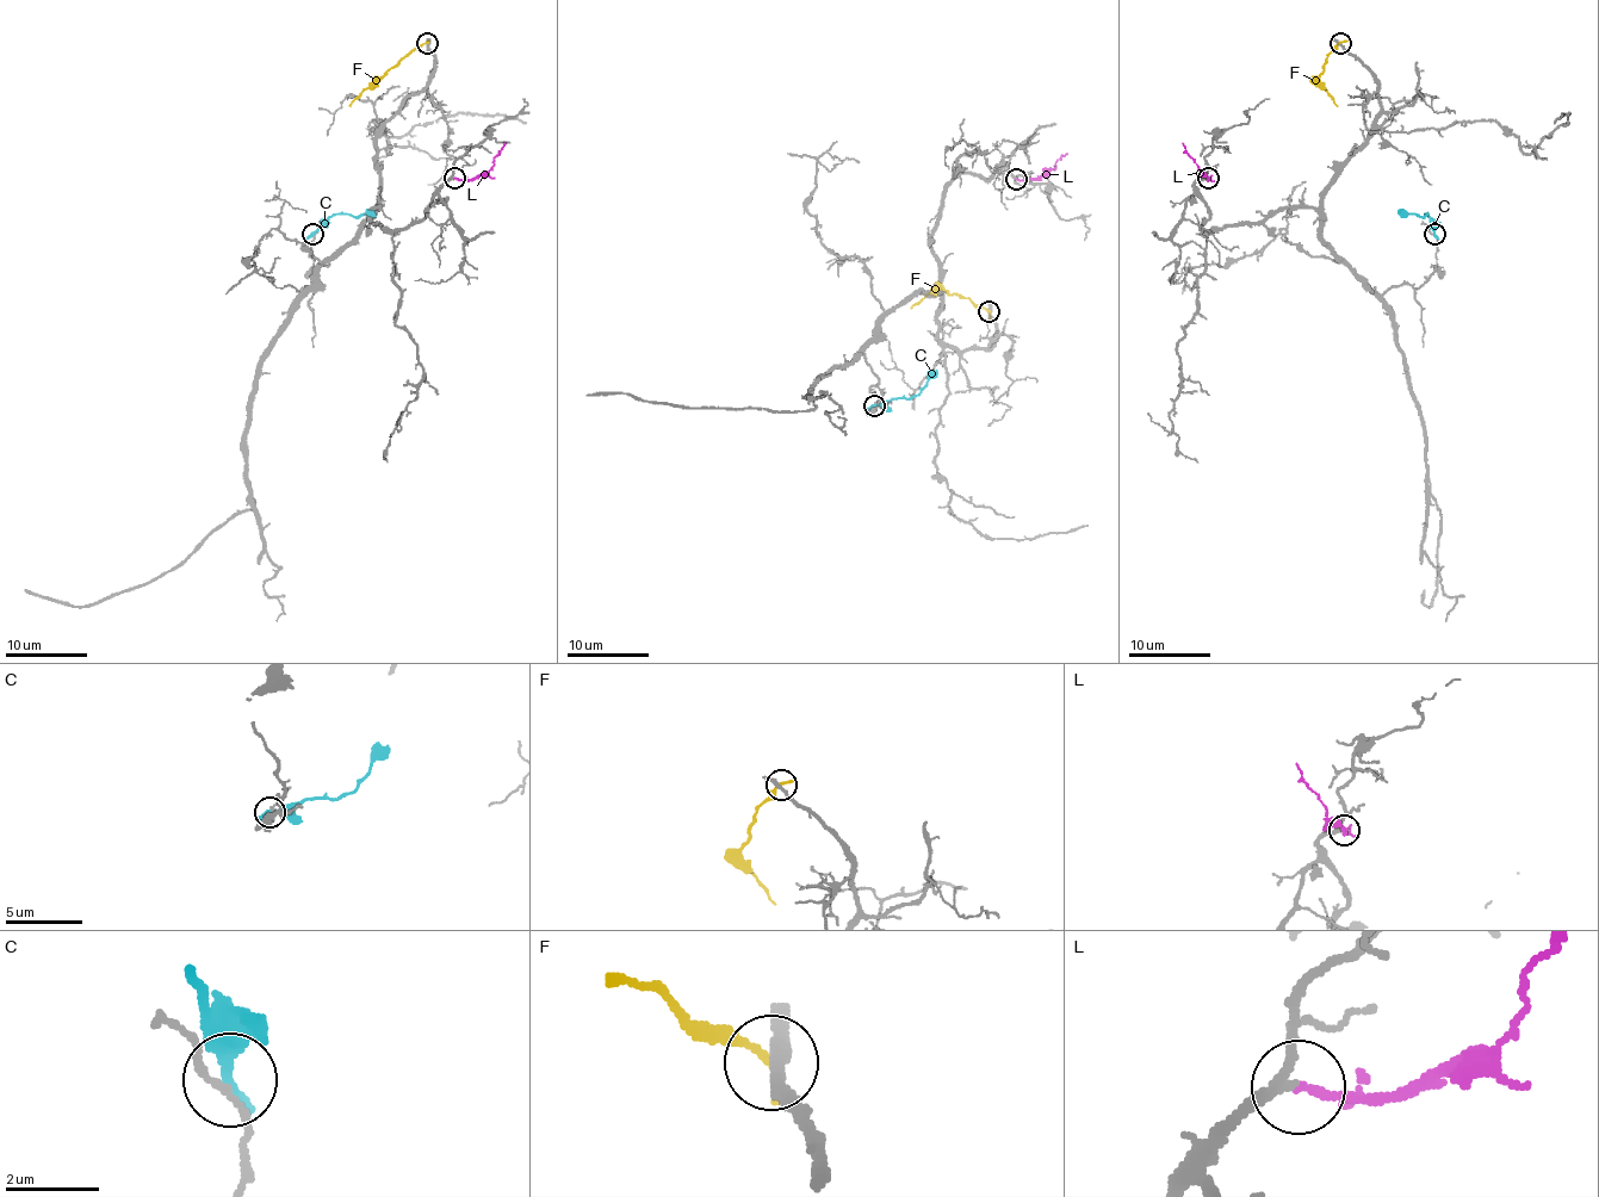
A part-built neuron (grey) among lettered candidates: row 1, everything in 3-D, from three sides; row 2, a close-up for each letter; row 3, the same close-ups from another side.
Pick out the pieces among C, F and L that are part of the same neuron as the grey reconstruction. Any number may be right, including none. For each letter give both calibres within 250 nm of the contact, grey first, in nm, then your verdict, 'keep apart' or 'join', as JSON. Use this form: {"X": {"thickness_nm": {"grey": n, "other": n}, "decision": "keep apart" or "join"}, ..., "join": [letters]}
{"C": {"thickness_nm": {"grey": 130, "other": 320}, "decision": "keep apart"}, "F": {"thickness_nm": {"grey": 240, "other": 220}, "decision": "keep apart"}, "L": {"thickness_nm": {"grey": 200, "other": 180}, "decision": "join"}, "join": ["L"]}

